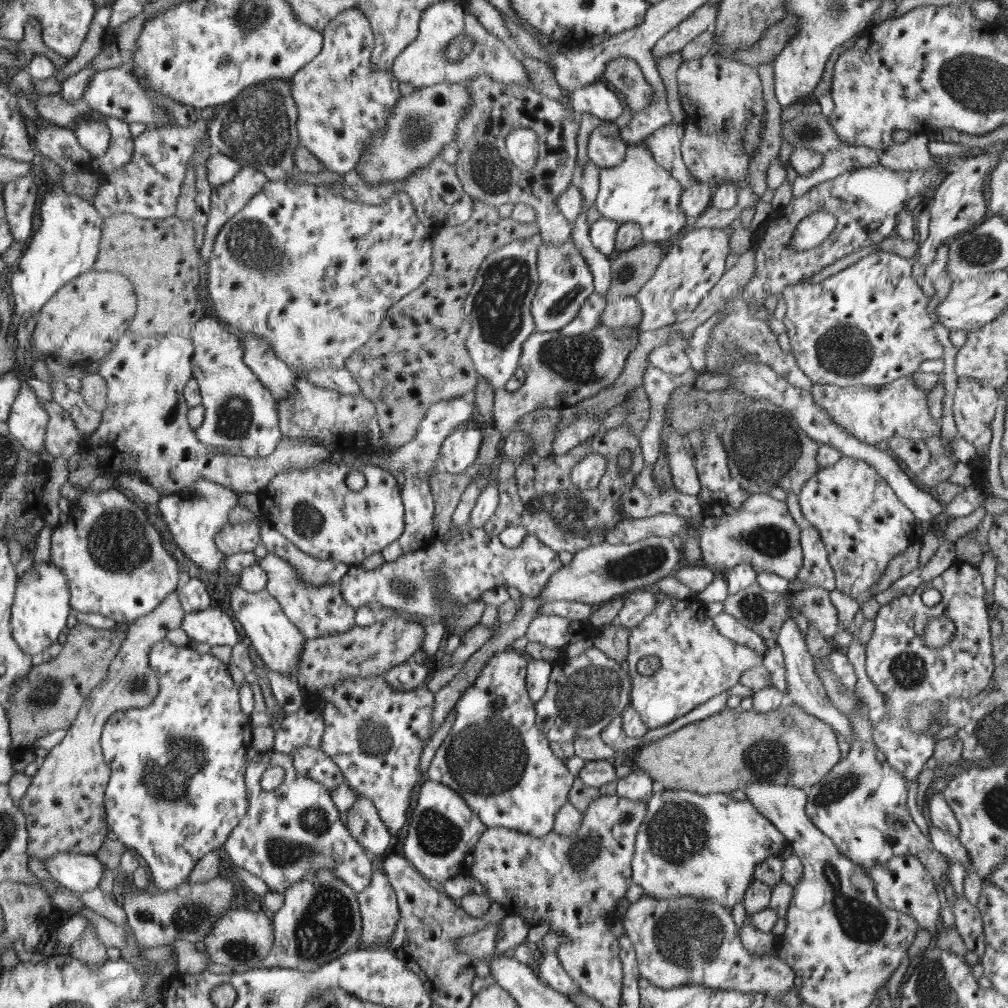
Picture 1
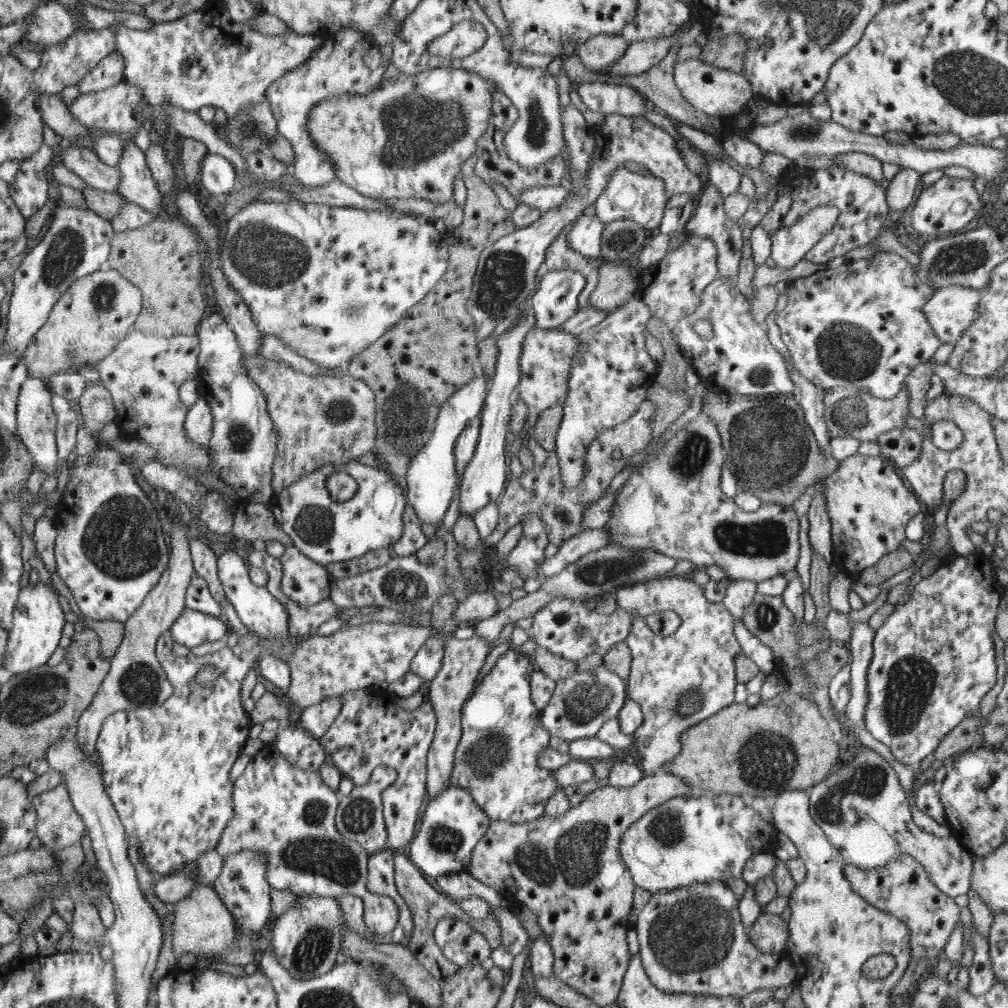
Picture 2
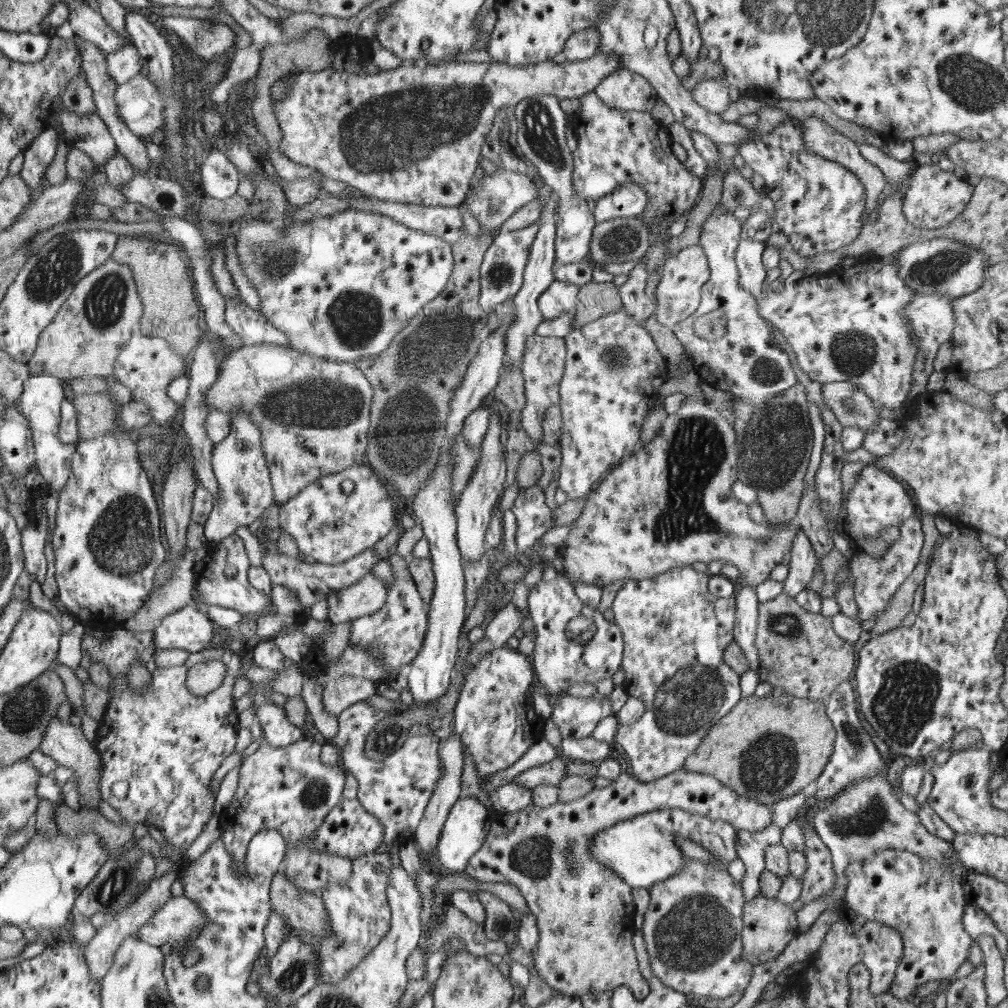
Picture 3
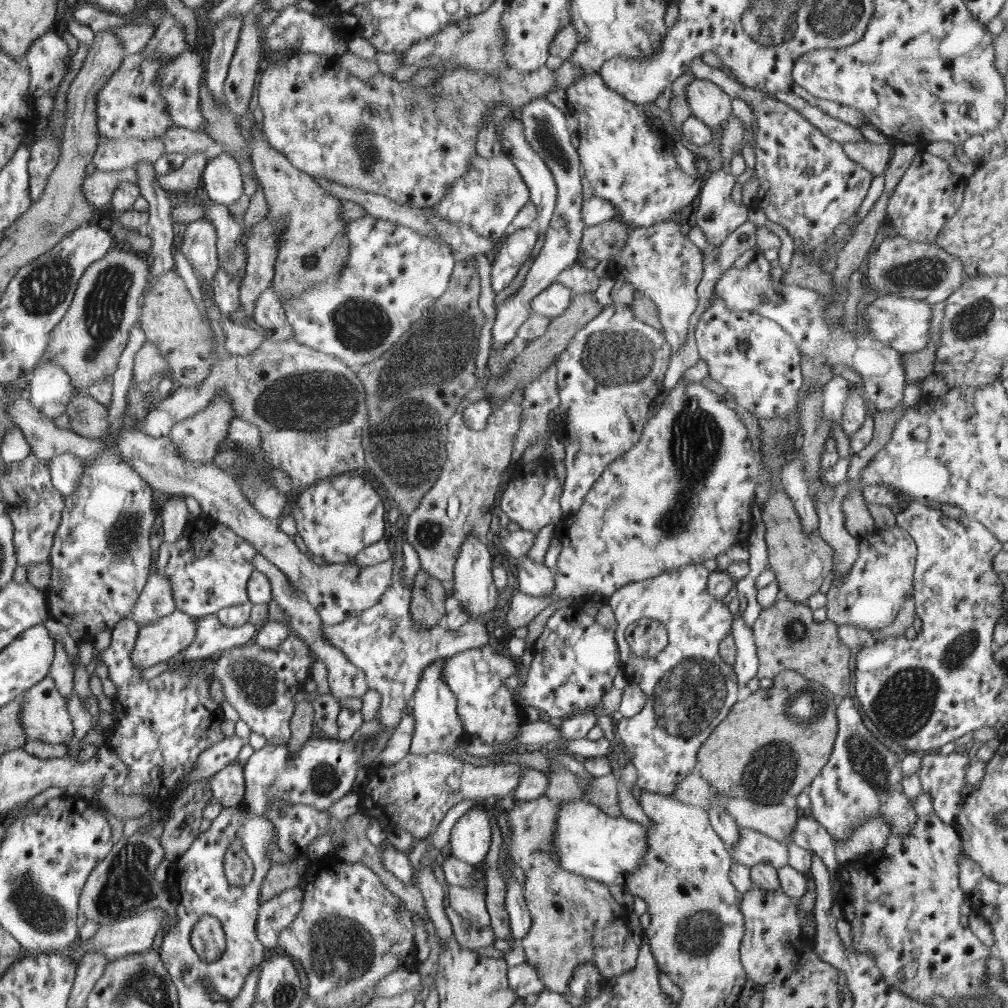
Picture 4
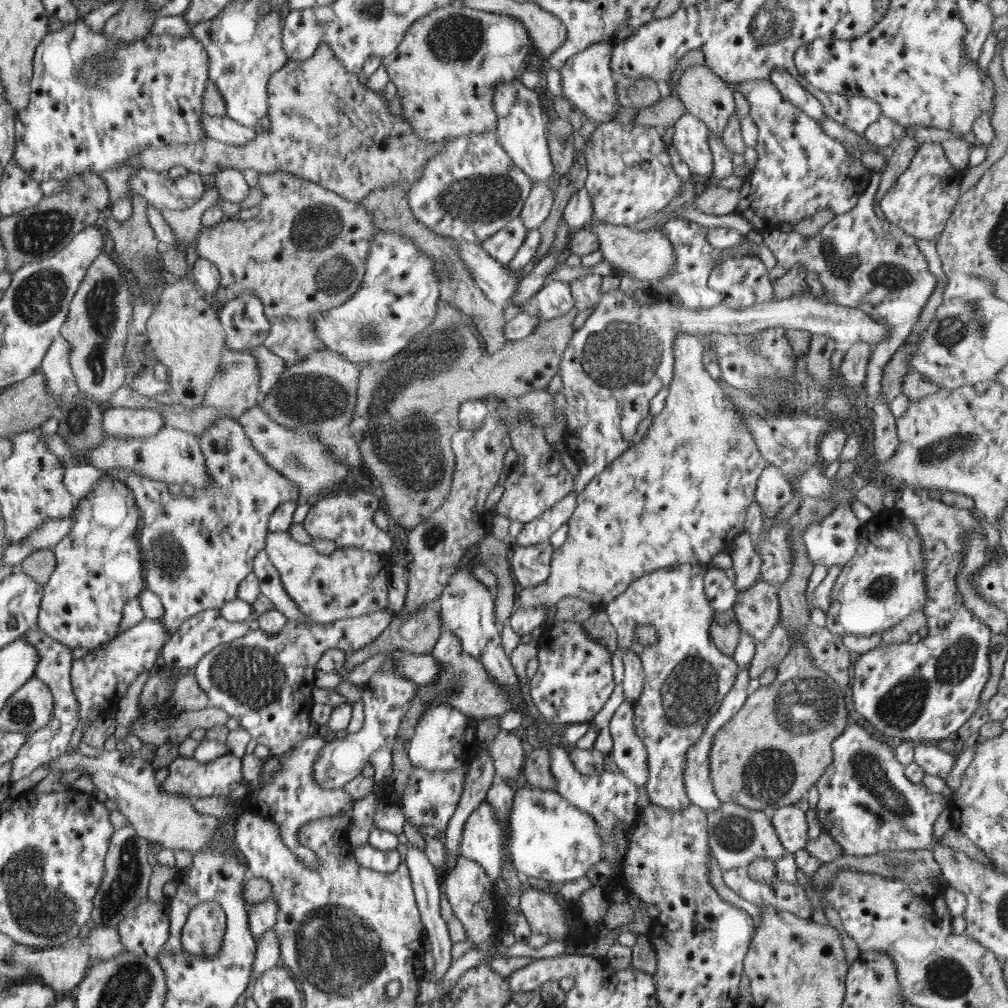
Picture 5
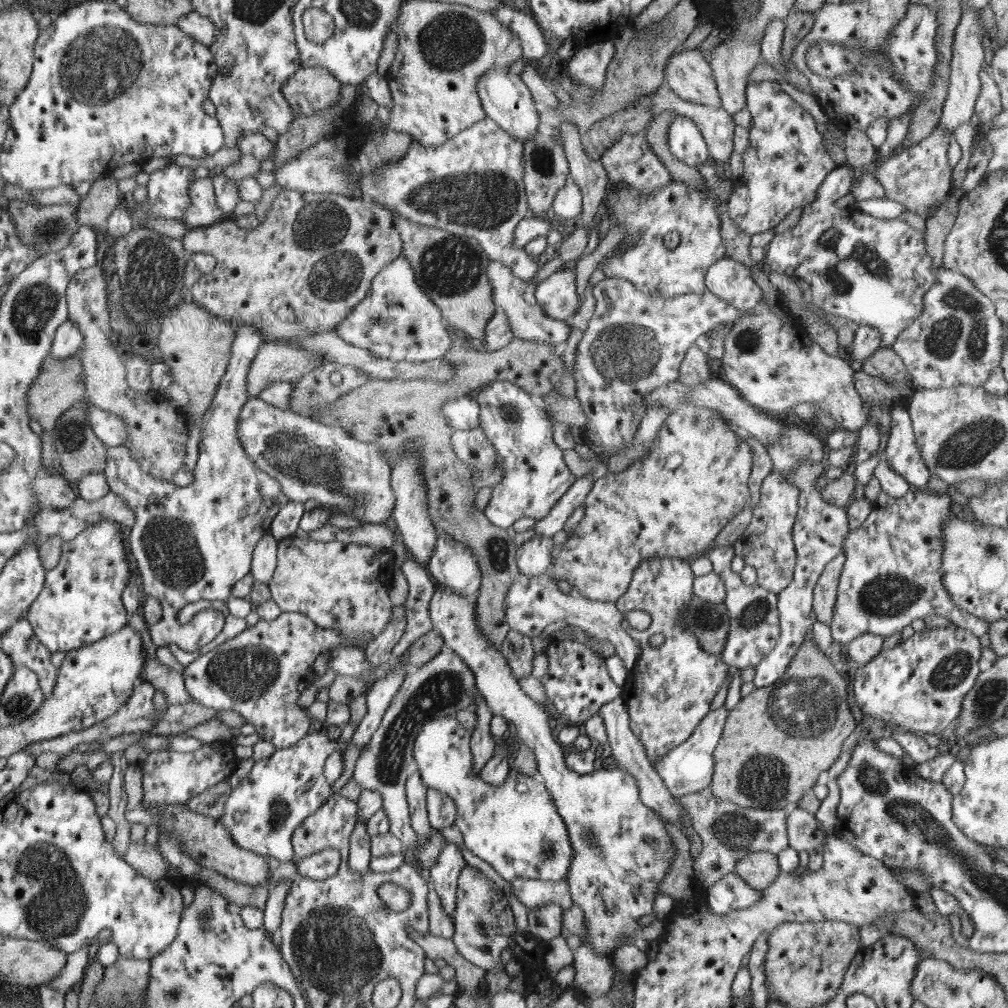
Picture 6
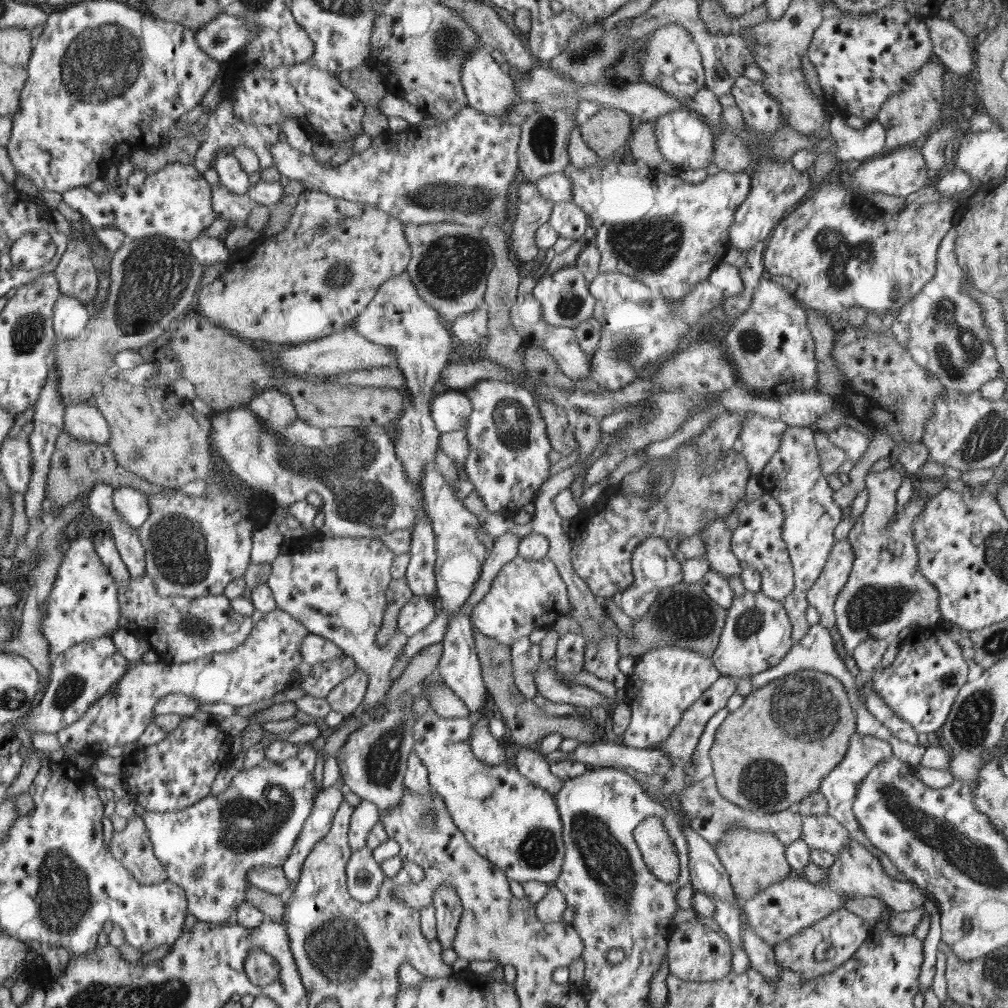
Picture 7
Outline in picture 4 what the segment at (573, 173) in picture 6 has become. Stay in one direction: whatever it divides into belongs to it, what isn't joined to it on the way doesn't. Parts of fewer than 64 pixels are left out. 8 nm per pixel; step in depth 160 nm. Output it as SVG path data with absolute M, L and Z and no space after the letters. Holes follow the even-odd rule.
M662 221L649 227L631 227L628 240L616 259L611 260L607 275L622 278L658 307L664 338L675 353L688 338L688 327L698 311L697 287L702 281L704 251L681 231L680 221ZM683 376L676 384L676 387L668 392L666 399L657 413L650 418L645 424L641 437L636 444L628 451L619 456L614 463L607 467L607 470L599 476L598 482L594 484L591 491L588 492L587 498L584 499L582 506L578 511L562 520L556 528L555 537L562 543L562 549L558 557L555 574L555 589L552 594L545 598L536 598L521 592L512 595L508 599L510 609L506 614L506 624L509 630L516 630L528 623L549 604L556 602L556 599L572 599L583 594L600 593L605 597L614 595L620 587L630 583L640 582L641 580L650 579L654 576L660 576L666 572L683 567L686 565L702 565L703 562L710 559L716 559L718 554L723 554L734 544L746 543L745 537L752 528L754 518L751 515L750 507L755 494L760 475L760 465L756 457L756 452L752 443L748 439L748 430L736 415L734 409L730 409L722 396L717 396L714 392L707 390L702 386L702 382L683 382Z

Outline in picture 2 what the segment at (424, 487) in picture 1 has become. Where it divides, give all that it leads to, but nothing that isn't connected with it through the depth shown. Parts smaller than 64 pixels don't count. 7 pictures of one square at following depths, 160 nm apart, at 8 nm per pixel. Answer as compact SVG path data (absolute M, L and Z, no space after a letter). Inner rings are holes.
M408 503L404 512L404 535L389 547L390 558L414 555L428 542L422 524L415 508Z

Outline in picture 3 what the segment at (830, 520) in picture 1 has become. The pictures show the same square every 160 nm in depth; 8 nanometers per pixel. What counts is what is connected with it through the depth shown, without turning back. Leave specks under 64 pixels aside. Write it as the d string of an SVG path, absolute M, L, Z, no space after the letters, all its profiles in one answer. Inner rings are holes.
M864 465L857 476L855 485L849 490L845 498L845 510L848 515L849 528L853 532L854 539L862 539L867 536L868 539L880 538L880 530L885 526L900 526L903 520L914 516L916 509L914 508L914 501L906 491L906 486L902 482L896 480L890 473L878 468L876 465Z

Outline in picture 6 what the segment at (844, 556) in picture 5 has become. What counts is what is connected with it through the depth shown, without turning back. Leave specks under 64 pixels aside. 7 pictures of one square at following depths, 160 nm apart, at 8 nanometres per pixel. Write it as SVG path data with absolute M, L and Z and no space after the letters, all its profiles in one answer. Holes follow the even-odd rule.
M801 460L792 470L782 471L783 477L800 489L799 509L791 531L795 545L796 566L792 582L777 594L777 609L781 633L776 646L757 664L751 680L756 689L774 684L786 672L792 657L798 652L807 634L812 630L810 611L813 610L813 592L824 567L843 552L845 537L849 533L848 513L845 507L826 502L814 482L825 474L824 461Z

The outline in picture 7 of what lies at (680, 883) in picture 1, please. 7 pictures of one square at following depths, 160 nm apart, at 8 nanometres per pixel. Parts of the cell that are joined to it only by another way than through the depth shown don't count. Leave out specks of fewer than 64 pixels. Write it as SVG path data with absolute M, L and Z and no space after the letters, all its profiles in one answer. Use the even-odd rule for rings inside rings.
M430 710L417 718L412 729L413 750L428 769L431 788L444 798L471 847L502 869L510 880L520 885L529 881L554 884L566 858L563 821L555 798L524 778L514 766L505 762L486 765L476 759L470 750L470 729L468 717L444 718Z

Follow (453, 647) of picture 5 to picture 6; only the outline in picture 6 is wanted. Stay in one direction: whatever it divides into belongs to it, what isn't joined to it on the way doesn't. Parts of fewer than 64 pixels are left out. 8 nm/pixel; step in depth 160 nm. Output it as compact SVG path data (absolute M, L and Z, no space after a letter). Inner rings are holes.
M444 648L423 667L413 668L406 674L404 682L390 701L379 728L356 762L353 780L362 790L376 790L383 797L382 811L390 820L390 832L405 845L405 855L412 856L417 846L417 834L411 827L409 803L405 792L408 777L417 770L413 758L413 745L418 733L435 718L453 716L460 710L475 711L475 675L470 667L450 648Z

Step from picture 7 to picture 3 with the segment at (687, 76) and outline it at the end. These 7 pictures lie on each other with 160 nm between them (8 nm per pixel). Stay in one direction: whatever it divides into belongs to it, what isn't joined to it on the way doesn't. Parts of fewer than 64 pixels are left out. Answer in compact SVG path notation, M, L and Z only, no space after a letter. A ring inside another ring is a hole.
M704 79L693 83L691 95L693 99L708 112L719 115L730 106L728 83L722 79Z

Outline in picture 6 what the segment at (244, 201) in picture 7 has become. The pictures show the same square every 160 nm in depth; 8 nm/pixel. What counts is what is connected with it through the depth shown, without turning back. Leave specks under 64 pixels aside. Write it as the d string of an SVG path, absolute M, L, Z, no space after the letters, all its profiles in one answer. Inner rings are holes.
M212 176L196 179L188 189L190 204L183 214L183 220L189 228L210 226L229 214L218 208Z

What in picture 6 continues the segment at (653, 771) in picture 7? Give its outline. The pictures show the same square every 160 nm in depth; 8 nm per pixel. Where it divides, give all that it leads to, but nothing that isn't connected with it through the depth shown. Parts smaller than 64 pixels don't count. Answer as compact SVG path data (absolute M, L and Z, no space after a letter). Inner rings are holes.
M724 705L711 710L699 723L694 733L683 744L676 746L671 752L664 755L658 761L650 761L654 772L658 774L666 788L674 798L684 797L686 795L698 793L707 786L711 786L713 778L715 761L714 750L720 741L720 736L726 719L728 710Z

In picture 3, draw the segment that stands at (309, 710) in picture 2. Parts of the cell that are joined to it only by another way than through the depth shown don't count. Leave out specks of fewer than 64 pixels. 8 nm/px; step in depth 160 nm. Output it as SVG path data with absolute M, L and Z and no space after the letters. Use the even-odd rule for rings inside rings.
M341 676L329 682L322 693L323 708L338 716L352 704L364 701L377 692L377 683L363 676Z

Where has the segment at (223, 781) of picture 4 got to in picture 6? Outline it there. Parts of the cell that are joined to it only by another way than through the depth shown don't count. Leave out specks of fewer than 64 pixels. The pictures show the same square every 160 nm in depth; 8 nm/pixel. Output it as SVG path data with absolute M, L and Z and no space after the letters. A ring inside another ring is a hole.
M225 740L202 744L202 748L191 752L172 750L149 752L141 766L144 789L142 807L149 810L168 804L187 804L198 794L220 782L228 781L229 774L235 771L236 766L237 760L232 745Z

